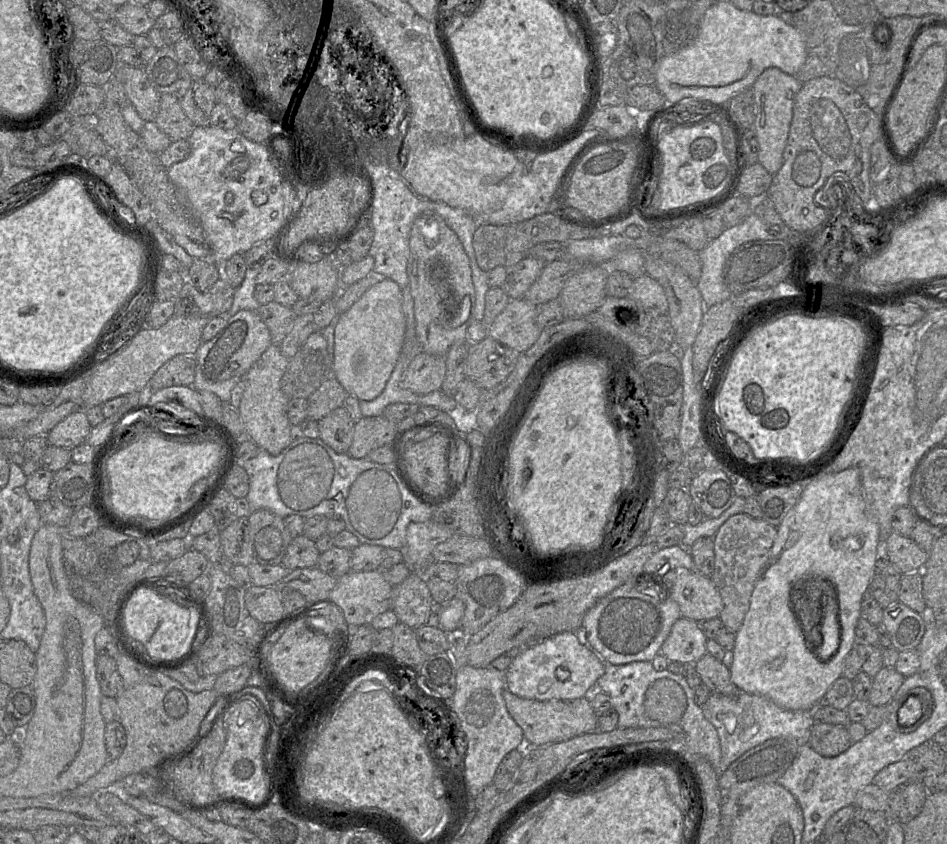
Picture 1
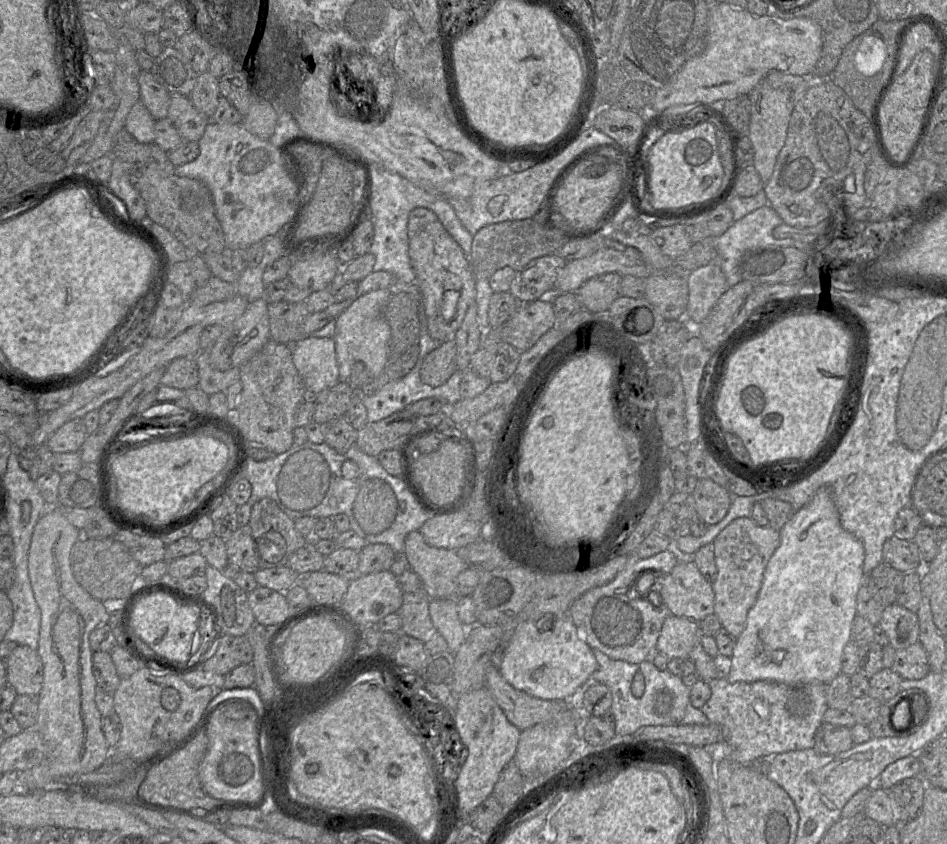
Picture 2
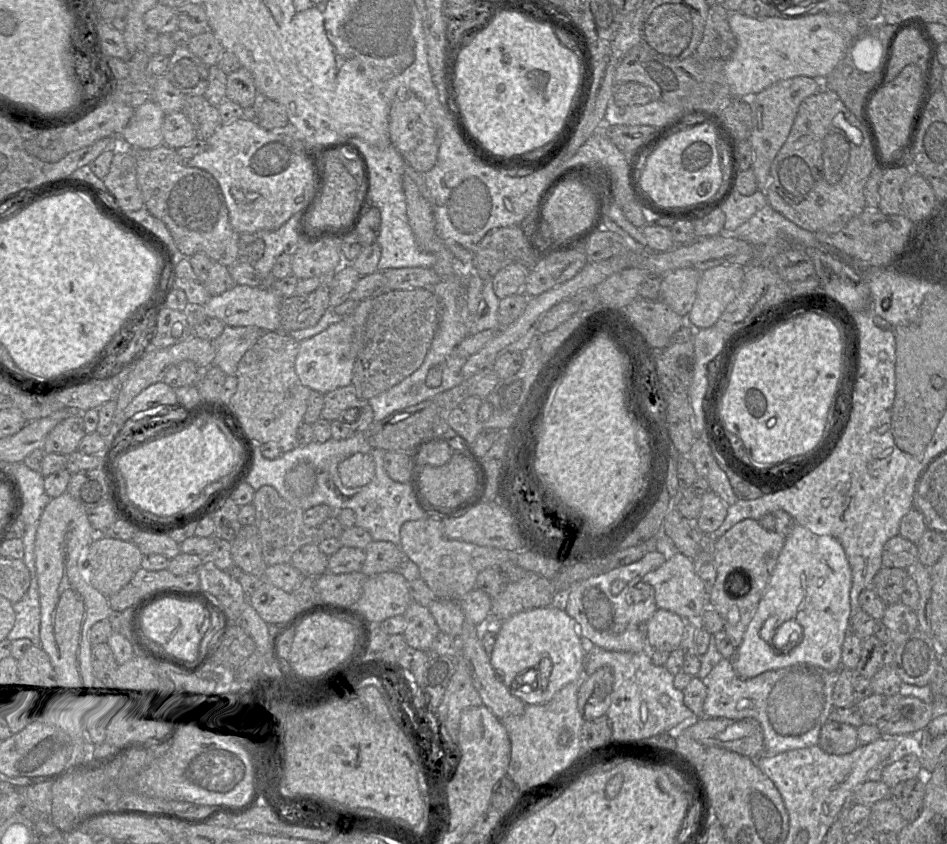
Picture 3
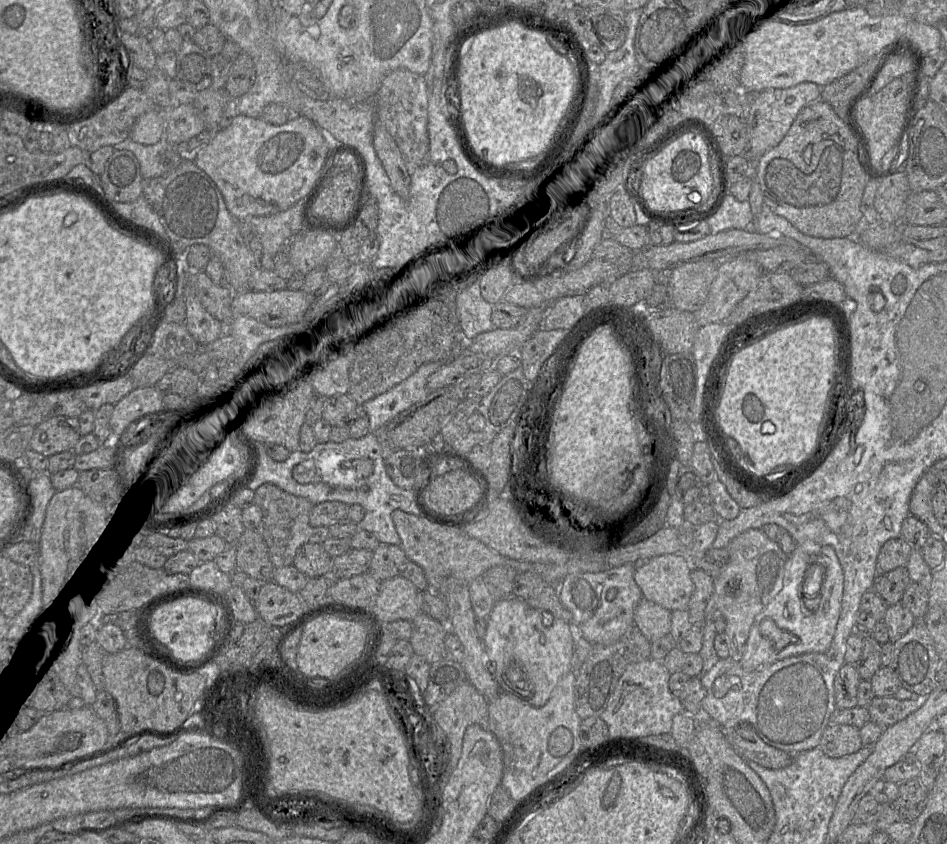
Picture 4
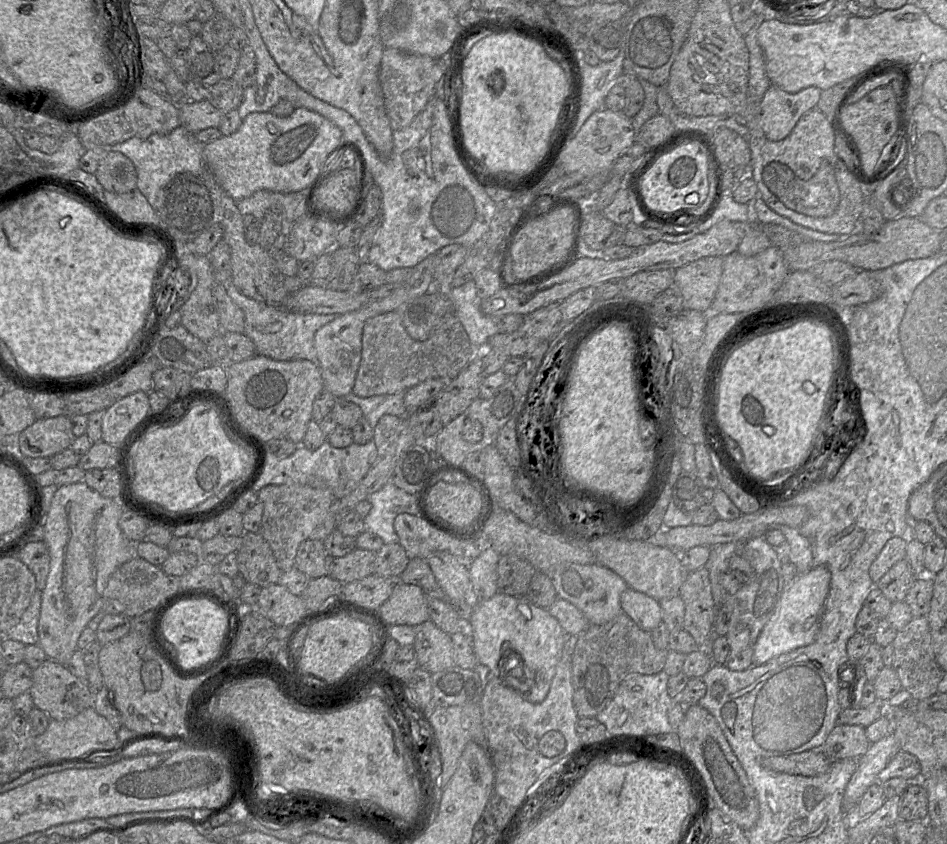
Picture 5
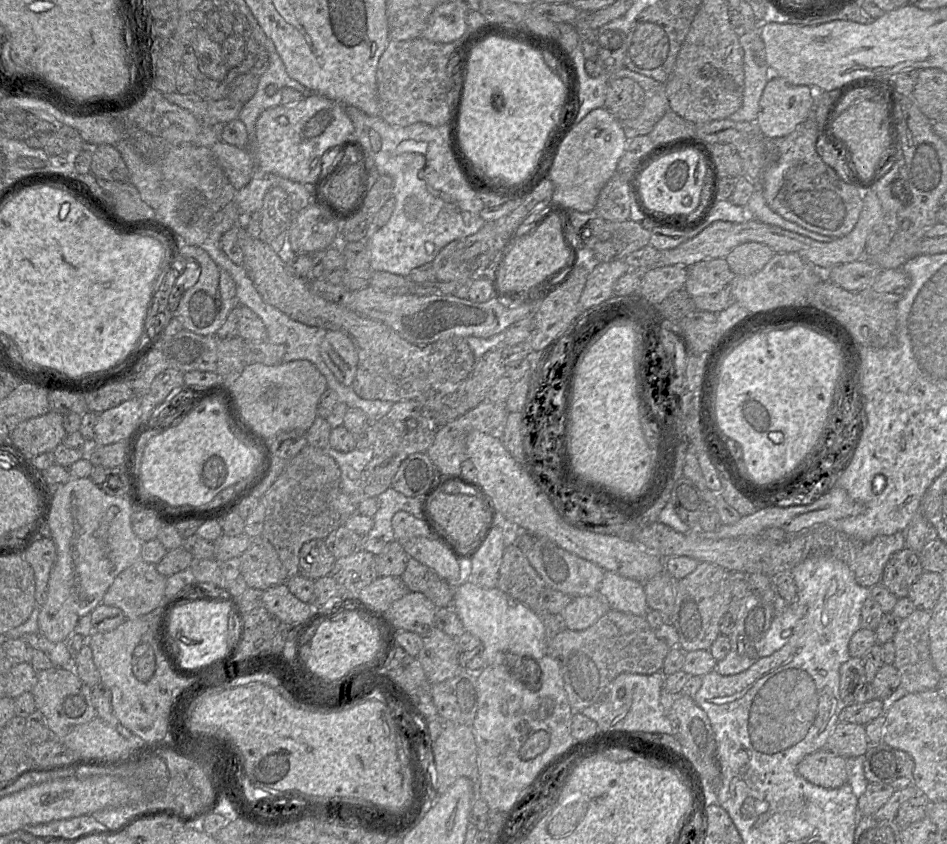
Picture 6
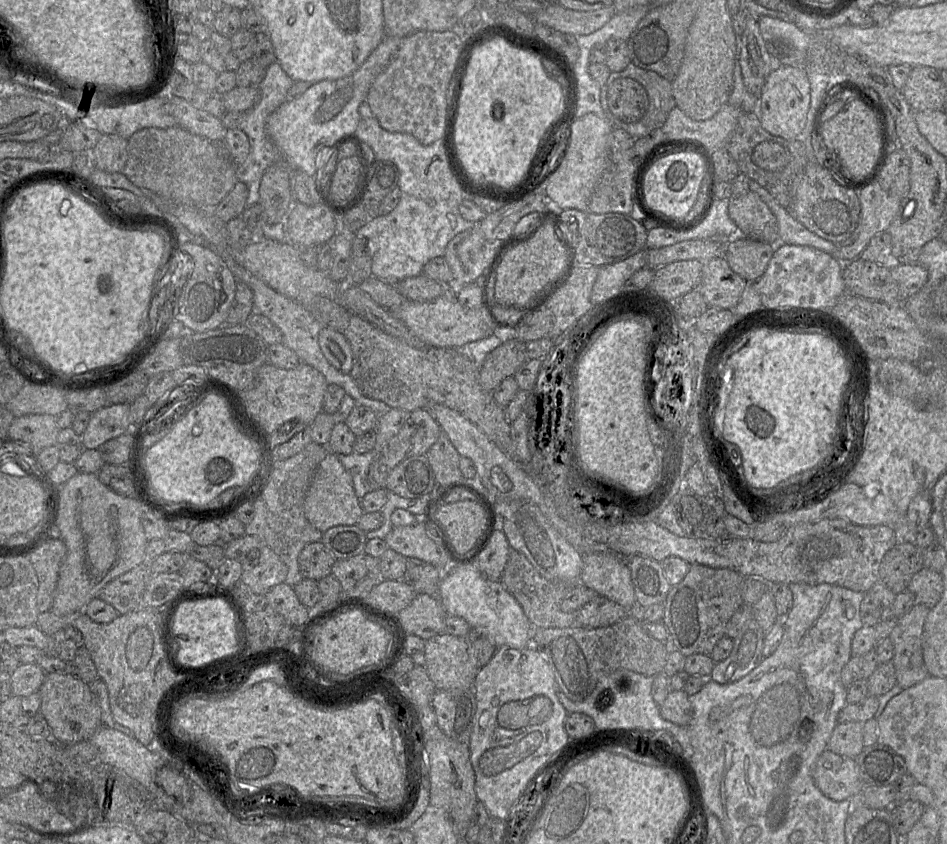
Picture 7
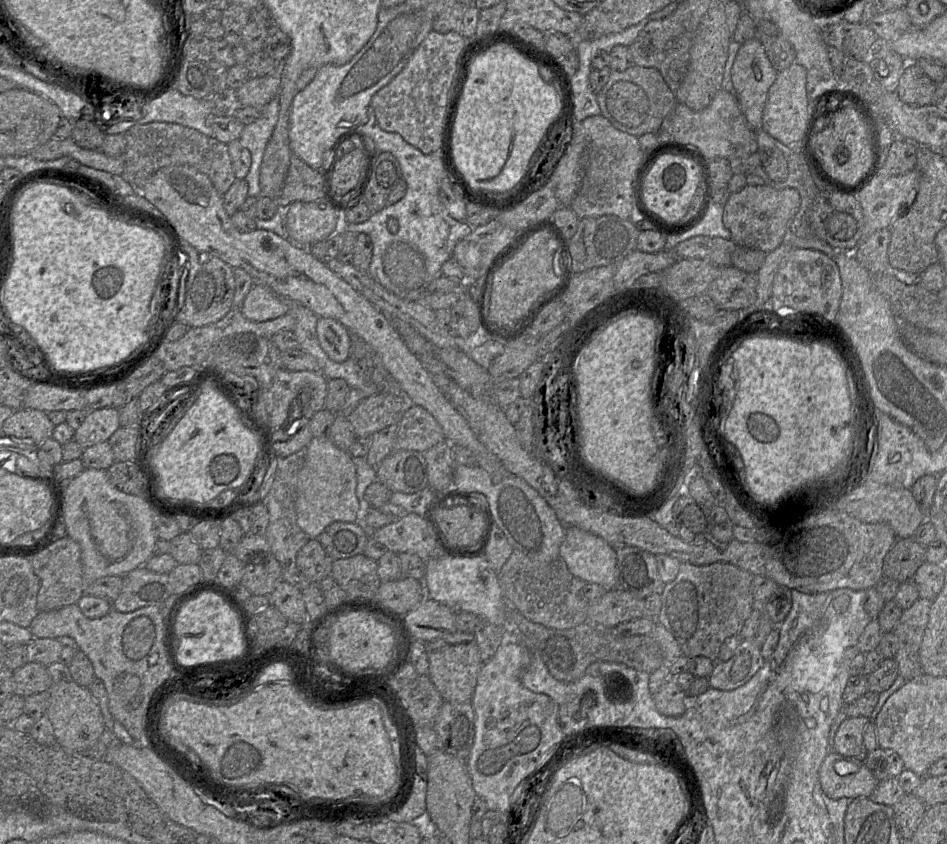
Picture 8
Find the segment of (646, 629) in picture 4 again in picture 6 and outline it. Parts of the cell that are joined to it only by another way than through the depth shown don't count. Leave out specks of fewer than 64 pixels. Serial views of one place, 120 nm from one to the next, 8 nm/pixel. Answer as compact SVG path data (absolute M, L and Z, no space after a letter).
M605 571L598 594L606 600L609 608L615 611L645 616L650 610L643 583L614 572Z

